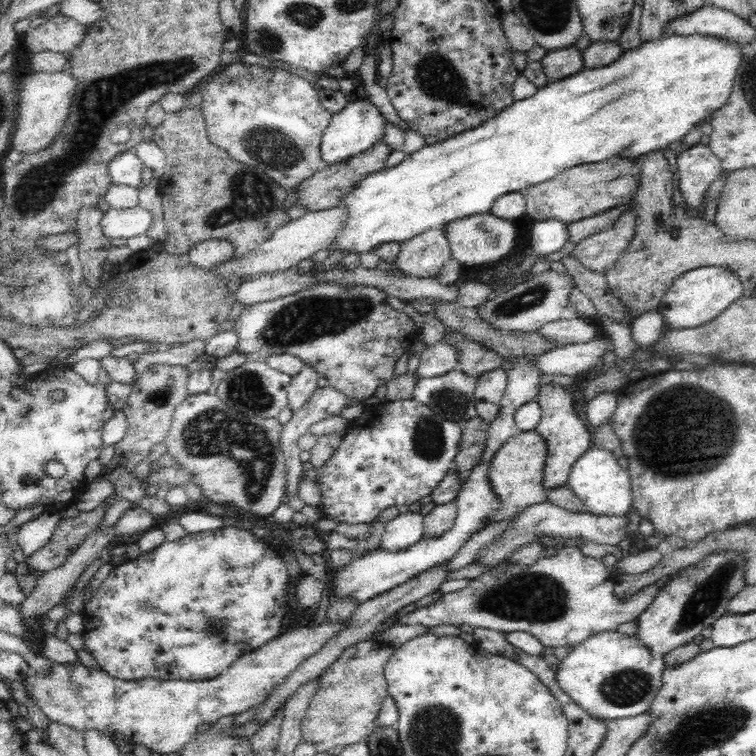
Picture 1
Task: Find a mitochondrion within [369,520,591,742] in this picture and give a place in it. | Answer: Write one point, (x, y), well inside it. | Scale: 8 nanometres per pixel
(528, 596)

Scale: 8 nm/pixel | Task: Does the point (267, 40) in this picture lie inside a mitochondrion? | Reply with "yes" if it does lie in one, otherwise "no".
yes

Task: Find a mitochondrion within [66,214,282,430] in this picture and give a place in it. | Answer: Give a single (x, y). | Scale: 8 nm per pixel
(246, 389)

